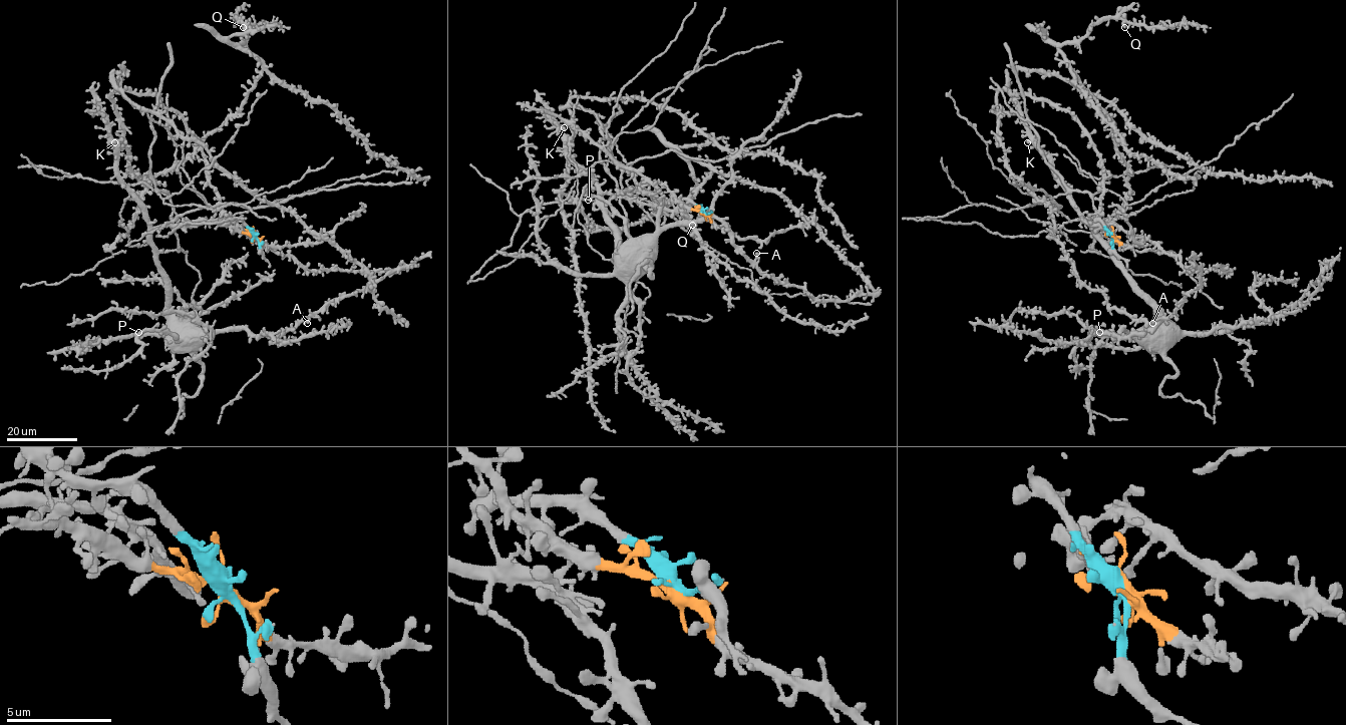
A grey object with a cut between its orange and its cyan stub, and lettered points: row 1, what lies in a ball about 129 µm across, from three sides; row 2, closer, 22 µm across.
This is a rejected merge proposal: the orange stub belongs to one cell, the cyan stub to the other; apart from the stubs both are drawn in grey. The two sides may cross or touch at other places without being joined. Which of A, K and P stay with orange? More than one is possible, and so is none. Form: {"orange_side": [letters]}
{"orange_side": ["A", "K", "P"]}

